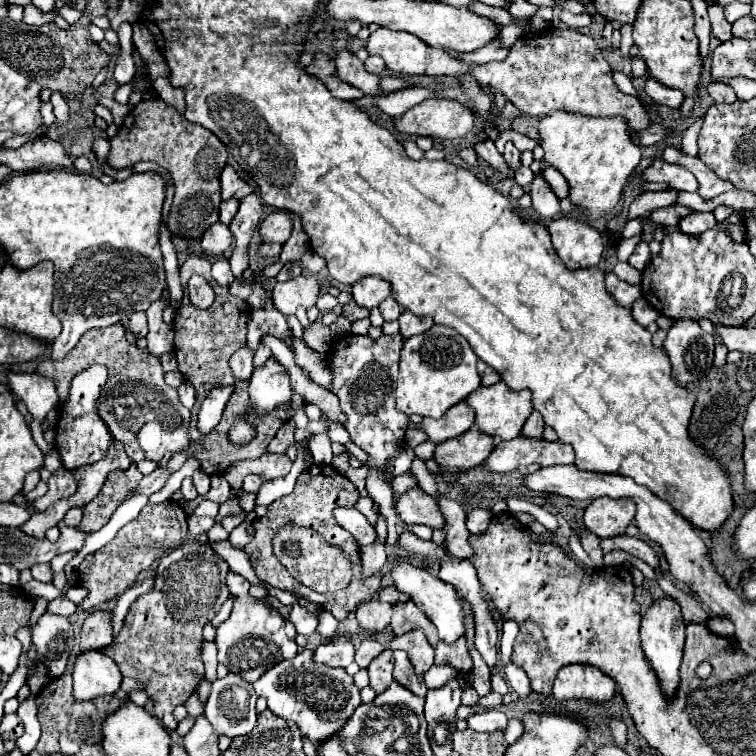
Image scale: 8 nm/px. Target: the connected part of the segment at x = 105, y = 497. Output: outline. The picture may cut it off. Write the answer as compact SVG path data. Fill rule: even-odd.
M132 464L124 472L122 470L112 472L112 476L108 476L108 480L104 482L104 488L100 490L100 496L96 496L92 504L84 506L84 518L78 528L88 534L98 532L104 524L108 524L110 516L122 504L122 500L132 496L132 488L136 488L140 480L142 480L142 474L136 468L136 464Z

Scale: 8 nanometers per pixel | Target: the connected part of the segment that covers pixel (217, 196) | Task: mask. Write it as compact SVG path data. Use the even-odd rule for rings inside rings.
M146 98L132 108L132 112L126 116L124 124L120 126L118 134L110 140L108 164L112 168L126 168L126 166L132 168L136 162L142 162L142 160L158 162L172 176L172 182L176 186L176 194L174 194L174 202L172 202L172 210L170 210L170 218L168 218L168 228L170 228L172 236L202 238L202 234L214 222L218 222L218 206L222 202L220 174L228 160L226 146L210 130L188 122L174 106L168 106L162 98Z

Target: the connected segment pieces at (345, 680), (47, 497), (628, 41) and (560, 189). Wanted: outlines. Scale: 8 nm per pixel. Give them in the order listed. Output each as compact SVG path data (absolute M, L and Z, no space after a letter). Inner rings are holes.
M306 648L300 650L292 660L282 660L270 668L252 686L258 696L268 700L268 708L276 712L276 716L296 722L302 730L302 738L308 738L314 746L342 730L354 710L362 704L360 688L354 684L352 676L348 676L344 668L314 664L312 650Z
M58 468L52 478L48 480L48 492L42 498L30 500L30 506L36 512L44 512L46 508L50 508L56 500L68 498L72 496L72 492L76 492L76 480L72 480L72 472L68 472L66 468Z
M626 24L623 25L620 29L621 33L621 46L620 46L620 52L622 56L628 57L629 56L629 50L634 44L633 37L632 37L632 24Z
M552 166L544 168L544 170L542 170L542 176L544 176L544 178L546 178L546 182L552 186L554 194L556 194L558 198L568 198L570 186L568 186L566 178L564 178L556 168L552 168Z

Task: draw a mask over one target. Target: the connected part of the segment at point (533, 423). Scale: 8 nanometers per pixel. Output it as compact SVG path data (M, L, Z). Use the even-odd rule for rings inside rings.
M532 412L532 416L526 420L524 428L522 428L522 436L526 438L542 438L544 434L544 420L540 416L540 412Z

